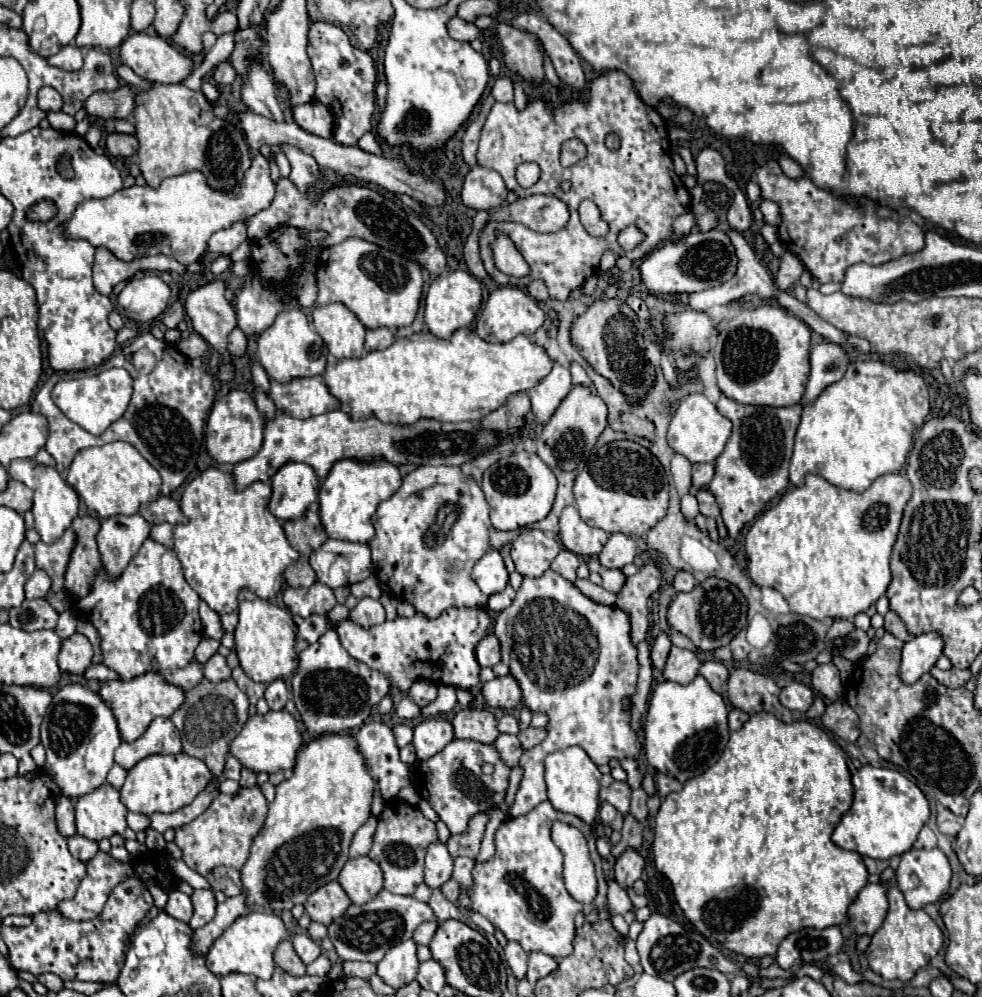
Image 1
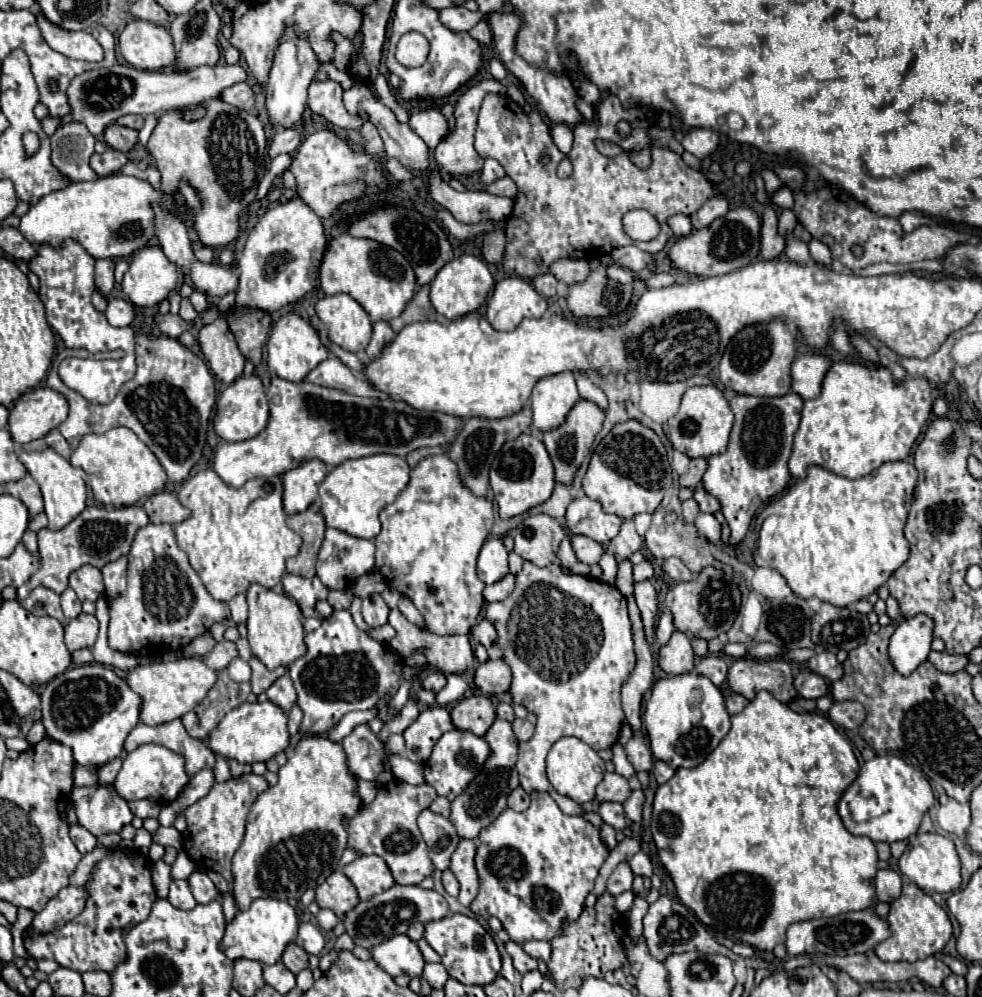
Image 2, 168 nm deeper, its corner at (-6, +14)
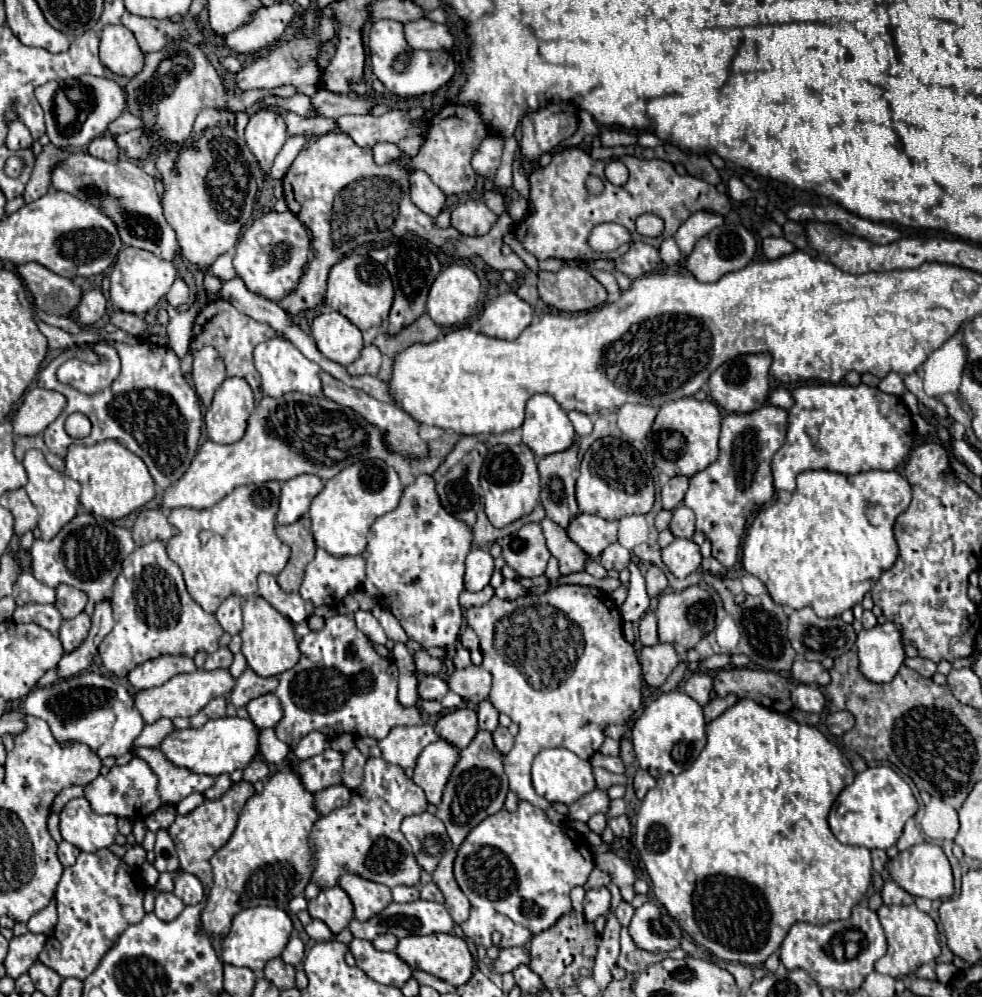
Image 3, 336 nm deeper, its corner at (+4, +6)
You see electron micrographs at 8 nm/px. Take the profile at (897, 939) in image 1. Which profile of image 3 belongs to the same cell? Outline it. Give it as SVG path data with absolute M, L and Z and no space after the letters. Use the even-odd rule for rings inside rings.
M914 904L910 906L882 906L878 910L882 928L886 932L888 938L888 952L884 958L880 958L876 962L876 972L892 976L896 980L904 980L908 978L912 972L916 972L916 968L920 964L926 962L934 962L940 956L940 944L938 944L938 930L934 920L924 914L922 910L918 910Z

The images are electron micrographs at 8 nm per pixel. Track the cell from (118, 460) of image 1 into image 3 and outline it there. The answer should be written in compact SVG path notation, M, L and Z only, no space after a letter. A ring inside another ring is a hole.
M116 440L96 442L92 446L72 444L64 460L66 476L80 482L82 486L80 504L94 516L102 516L106 520L122 520L130 512L146 506L156 496L156 486L146 464Z

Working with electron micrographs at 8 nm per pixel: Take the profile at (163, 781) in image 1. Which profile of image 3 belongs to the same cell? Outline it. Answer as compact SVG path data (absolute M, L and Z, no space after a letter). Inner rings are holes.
M132 758L124 766L114 766L106 776L94 778L84 786L84 798L88 798L94 814L114 814L118 818L128 818L130 822L138 822L160 808L160 798L156 792L156 774L152 774L150 766L142 758Z

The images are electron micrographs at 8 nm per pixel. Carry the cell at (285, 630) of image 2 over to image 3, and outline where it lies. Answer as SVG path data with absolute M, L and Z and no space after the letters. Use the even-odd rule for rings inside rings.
M248 596L242 604L244 612L244 630L242 636L242 654L248 660L248 666L258 676L278 676L284 670L290 670L300 660L300 650L294 634L294 626L280 612L276 612L264 598Z

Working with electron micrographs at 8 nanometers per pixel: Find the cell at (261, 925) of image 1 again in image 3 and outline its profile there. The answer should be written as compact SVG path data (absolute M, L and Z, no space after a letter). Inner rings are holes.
M256 906L256 908L246 908L238 912L232 920L232 928L228 936L222 940L222 962L232 964L232 966L246 966L254 972L262 972L264 964L272 958L278 958L292 934L292 920L290 916L272 906Z

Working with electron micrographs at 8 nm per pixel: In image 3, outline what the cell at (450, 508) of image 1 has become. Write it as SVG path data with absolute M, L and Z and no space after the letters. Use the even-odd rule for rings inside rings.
M418 476L414 484L404 488L404 496L396 510L380 516L368 534L368 546L364 550L366 580L363 589L383 608L388 608L406 630L408 638L418 642L422 648L452 646L458 640L462 624L462 608L458 596L464 590L464 558L472 546L472 530L448 514L438 496L432 476Z

